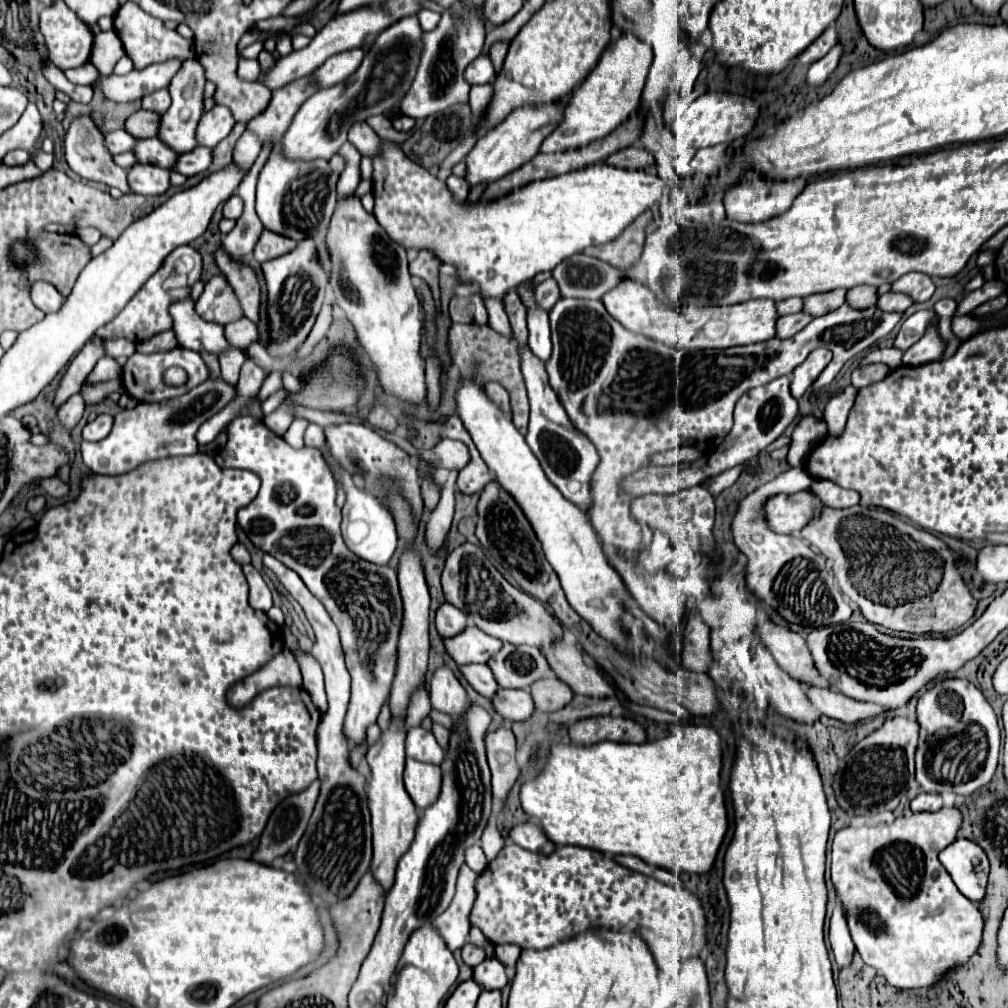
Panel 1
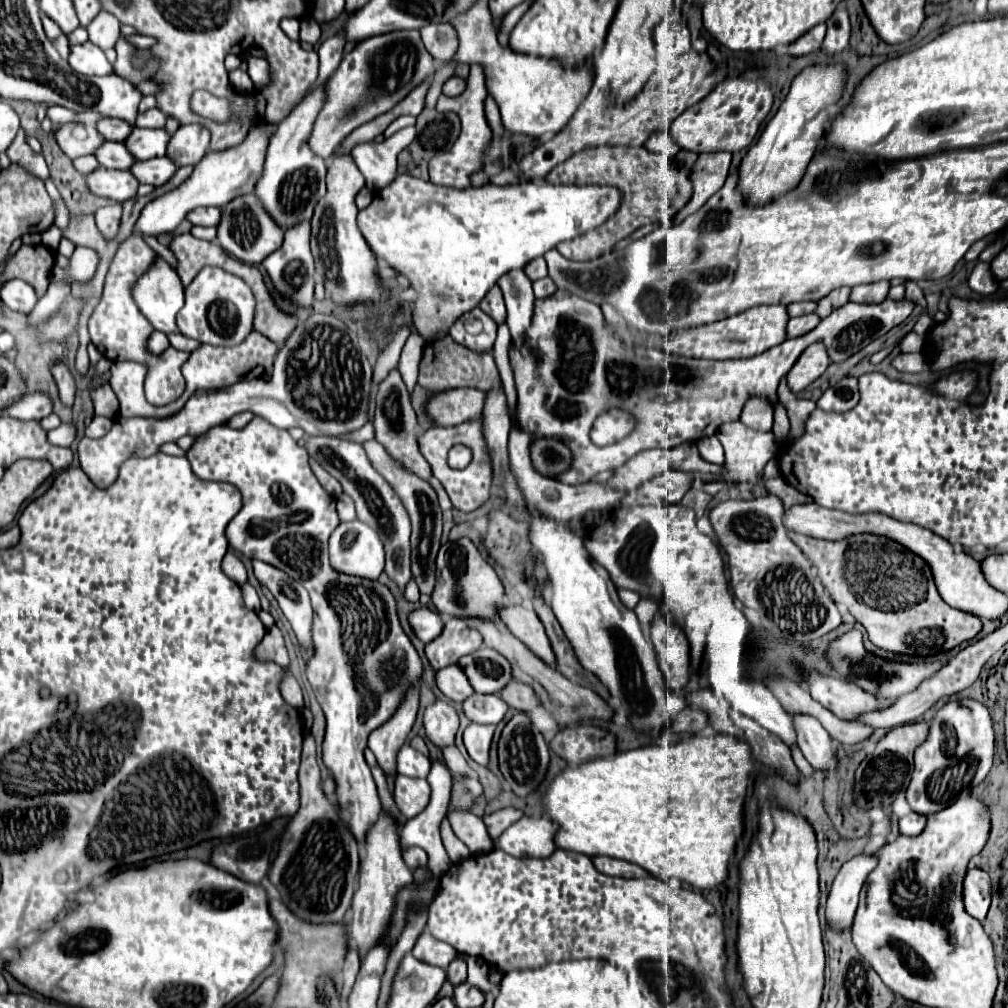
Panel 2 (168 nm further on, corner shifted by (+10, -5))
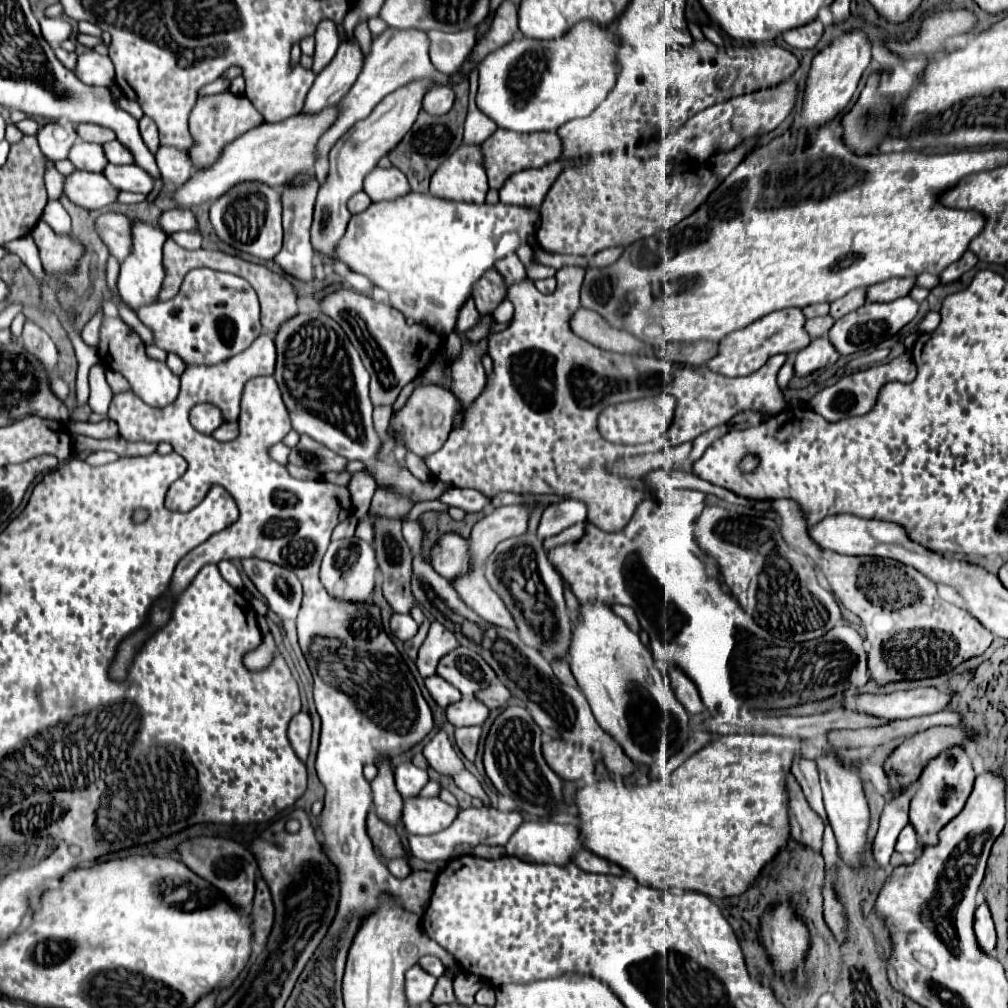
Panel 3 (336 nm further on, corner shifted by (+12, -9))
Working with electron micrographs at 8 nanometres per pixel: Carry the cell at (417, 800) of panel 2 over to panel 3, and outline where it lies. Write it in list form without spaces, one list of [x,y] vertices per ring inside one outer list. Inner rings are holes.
[[[407,798],[403,802],[403,826],[409,834],[435,834],[451,826],[459,808],[439,798]]]

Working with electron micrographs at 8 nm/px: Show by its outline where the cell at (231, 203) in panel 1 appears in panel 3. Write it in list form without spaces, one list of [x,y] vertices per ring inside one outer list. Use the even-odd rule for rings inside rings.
[[[165,210],[159,216],[159,228],[169,236],[181,230],[195,230],[197,228],[197,218],[191,210]]]

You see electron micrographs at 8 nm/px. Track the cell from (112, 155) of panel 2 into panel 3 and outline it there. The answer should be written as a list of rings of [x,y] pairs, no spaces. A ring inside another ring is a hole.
[[[77,140],[75,146],[69,150],[67,156],[77,170],[89,170],[89,172],[101,172],[107,164],[107,158],[103,158],[103,150],[99,144],[89,144]]]

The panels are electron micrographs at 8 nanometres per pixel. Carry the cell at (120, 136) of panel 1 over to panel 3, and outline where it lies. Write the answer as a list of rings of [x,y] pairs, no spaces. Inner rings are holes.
[[[49,122],[43,128],[39,128],[37,132],[37,142],[41,152],[49,158],[49,160],[63,160],[67,158],[71,146],[75,144],[75,126],[73,124],[57,124],[57,122]]]

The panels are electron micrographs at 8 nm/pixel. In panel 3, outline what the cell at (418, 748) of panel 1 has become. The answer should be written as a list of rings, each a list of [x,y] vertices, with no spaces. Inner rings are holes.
[[[409,760],[399,764],[395,768],[395,788],[399,790],[399,794],[403,798],[411,798],[417,796],[419,790],[429,782],[429,776],[425,770],[417,768],[415,764],[411,764]]]

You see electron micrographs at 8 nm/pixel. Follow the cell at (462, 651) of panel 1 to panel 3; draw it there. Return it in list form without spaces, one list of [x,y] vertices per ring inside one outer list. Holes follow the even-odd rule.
[[[431,622],[429,634],[425,642],[419,648],[419,658],[417,658],[417,670],[423,678],[435,674],[437,662],[443,658],[443,654],[451,652],[455,646],[459,646],[457,638],[439,622]]]

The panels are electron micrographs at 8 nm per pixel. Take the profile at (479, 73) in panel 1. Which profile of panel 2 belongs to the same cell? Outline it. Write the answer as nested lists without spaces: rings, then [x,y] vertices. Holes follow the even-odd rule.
[[[451,76],[445,84],[443,84],[443,94],[445,96],[459,96],[461,92],[465,92],[467,88],[467,80],[459,78],[459,76]]]

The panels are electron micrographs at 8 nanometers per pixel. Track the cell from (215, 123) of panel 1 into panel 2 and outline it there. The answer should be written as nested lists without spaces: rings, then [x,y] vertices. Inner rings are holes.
[[[201,124],[181,126],[169,142],[169,158],[177,162],[177,166],[197,164],[209,150],[211,132]]]

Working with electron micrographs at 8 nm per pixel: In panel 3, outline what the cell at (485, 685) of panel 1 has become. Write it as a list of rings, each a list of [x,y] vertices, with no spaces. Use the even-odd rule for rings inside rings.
[[[437,674],[425,680],[425,688],[429,690],[431,698],[433,698],[441,708],[447,708],[451,702],[461,700],[461,692],[459,692],[455,686],[451,686],[449,682],[445,682],[445,680],[443,680],[441,676],[437,676]]]

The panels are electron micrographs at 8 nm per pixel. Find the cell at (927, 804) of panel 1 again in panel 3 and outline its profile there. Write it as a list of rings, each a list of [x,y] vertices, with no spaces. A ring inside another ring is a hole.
[[[907,824],[907,826],[901,830],[899,838],[897,838],[895,850],[897,850],[897,852],[913,852],[917,846],[919,846],[919,844],[917,844],[917,834],[915,834],[913,826]]]

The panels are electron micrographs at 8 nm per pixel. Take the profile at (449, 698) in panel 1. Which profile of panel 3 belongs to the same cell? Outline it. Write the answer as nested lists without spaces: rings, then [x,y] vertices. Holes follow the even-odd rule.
[[[439,730],[437,736],[433,736],[433,740],[423,748],[423,756],[427,758],[429,766],[441,776],[453,778],[455,774],[463,772],[463,768],[465,768],[443,730]]]

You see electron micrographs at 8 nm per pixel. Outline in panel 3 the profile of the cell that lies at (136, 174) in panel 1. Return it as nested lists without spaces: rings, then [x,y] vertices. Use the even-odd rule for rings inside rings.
[[[79,172],[65,176],[63,180],[63,194],[77,206],[85,210],[101,210],[107,204],[113,204],[117,200],[117,190],[111,186],[103,174],[91,174],[91,172]]]

